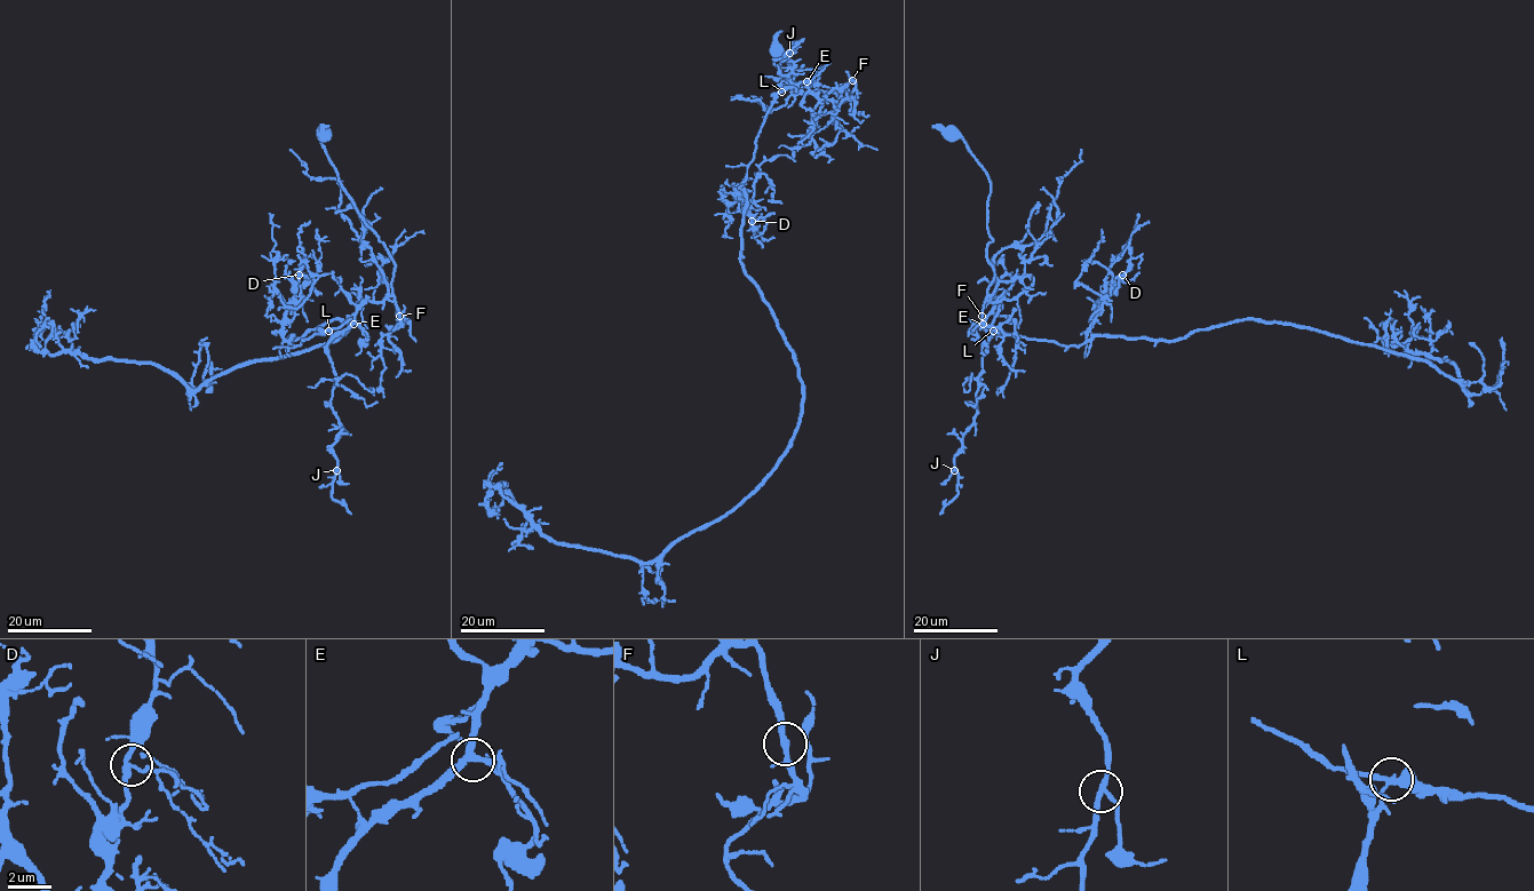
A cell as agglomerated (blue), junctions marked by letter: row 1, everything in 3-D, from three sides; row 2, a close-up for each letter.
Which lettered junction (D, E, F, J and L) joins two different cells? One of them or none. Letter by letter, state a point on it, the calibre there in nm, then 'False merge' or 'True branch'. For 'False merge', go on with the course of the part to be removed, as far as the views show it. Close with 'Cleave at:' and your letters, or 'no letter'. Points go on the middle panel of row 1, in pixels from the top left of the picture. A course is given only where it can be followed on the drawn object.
D: Place: (752, 221). Thickness 200 nm. True branch
E: Place: (807, 81). Thickness 240 nm. True branch
F: Place: (852, 80). Thickness 220 nm. True branch
J: Place: (789, 53). Thickness 200 nm. True branch
L: Place: (781, 92). Thickness 220 nm. False merge. Course of the part to remove: (781, 92), (804, 82), (819, 100), (841, 94), (827, 93), (792, 158), (773, 156), (742, 179)
Cleave at: L

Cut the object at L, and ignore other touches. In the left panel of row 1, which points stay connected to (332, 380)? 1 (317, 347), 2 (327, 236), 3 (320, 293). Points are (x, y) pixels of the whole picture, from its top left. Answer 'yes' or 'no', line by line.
1: no
2: no
3: no

